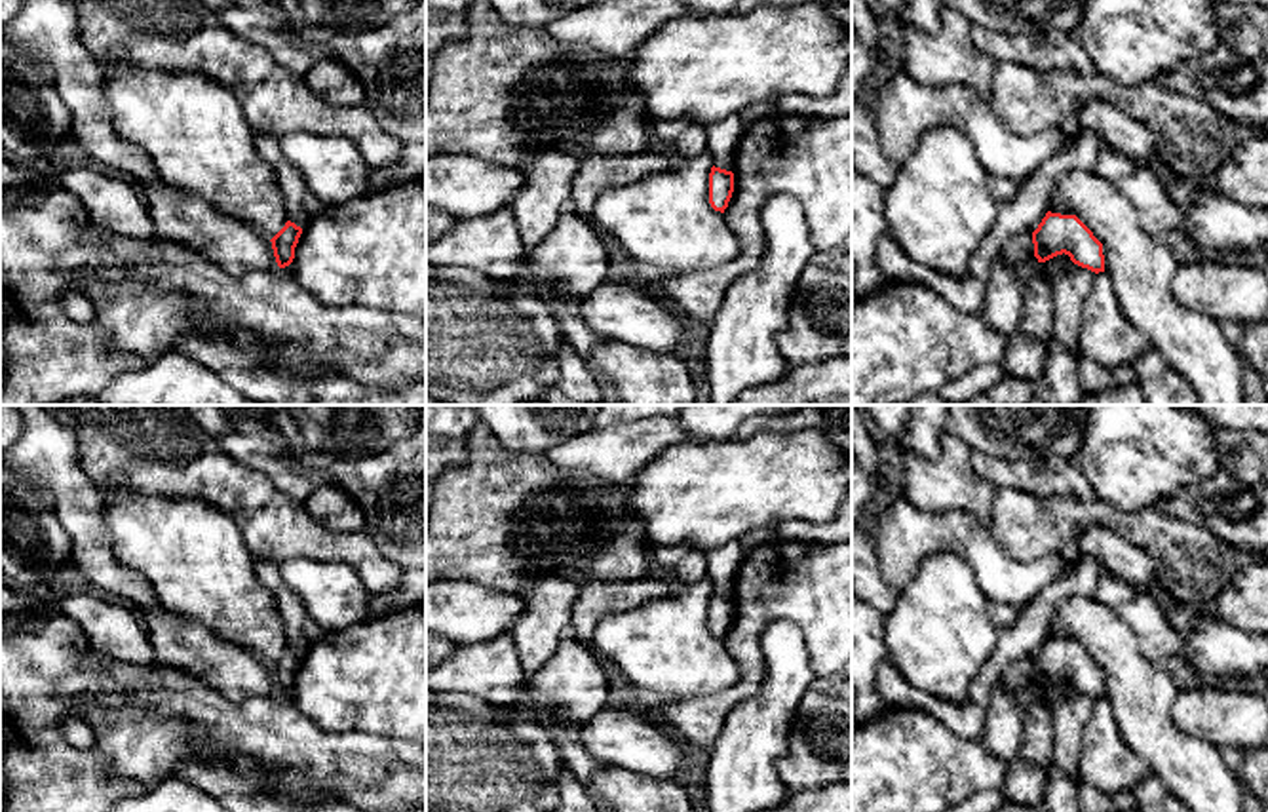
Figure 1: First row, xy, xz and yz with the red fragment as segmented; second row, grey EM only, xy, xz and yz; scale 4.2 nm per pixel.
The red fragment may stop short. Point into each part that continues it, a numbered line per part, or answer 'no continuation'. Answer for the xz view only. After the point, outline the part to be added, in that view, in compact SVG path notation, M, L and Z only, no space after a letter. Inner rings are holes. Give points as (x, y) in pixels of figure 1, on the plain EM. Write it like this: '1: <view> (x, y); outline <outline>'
no continuation

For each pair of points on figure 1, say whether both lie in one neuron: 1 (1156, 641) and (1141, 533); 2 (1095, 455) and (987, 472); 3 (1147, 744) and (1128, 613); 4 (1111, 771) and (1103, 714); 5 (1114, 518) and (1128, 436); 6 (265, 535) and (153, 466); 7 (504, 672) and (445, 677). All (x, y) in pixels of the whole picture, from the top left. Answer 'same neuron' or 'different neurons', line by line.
1: different neurons
2: different neurons
3: different neurons
4: same neuron
5: different neurons
6: same neuron
7: same neuron

